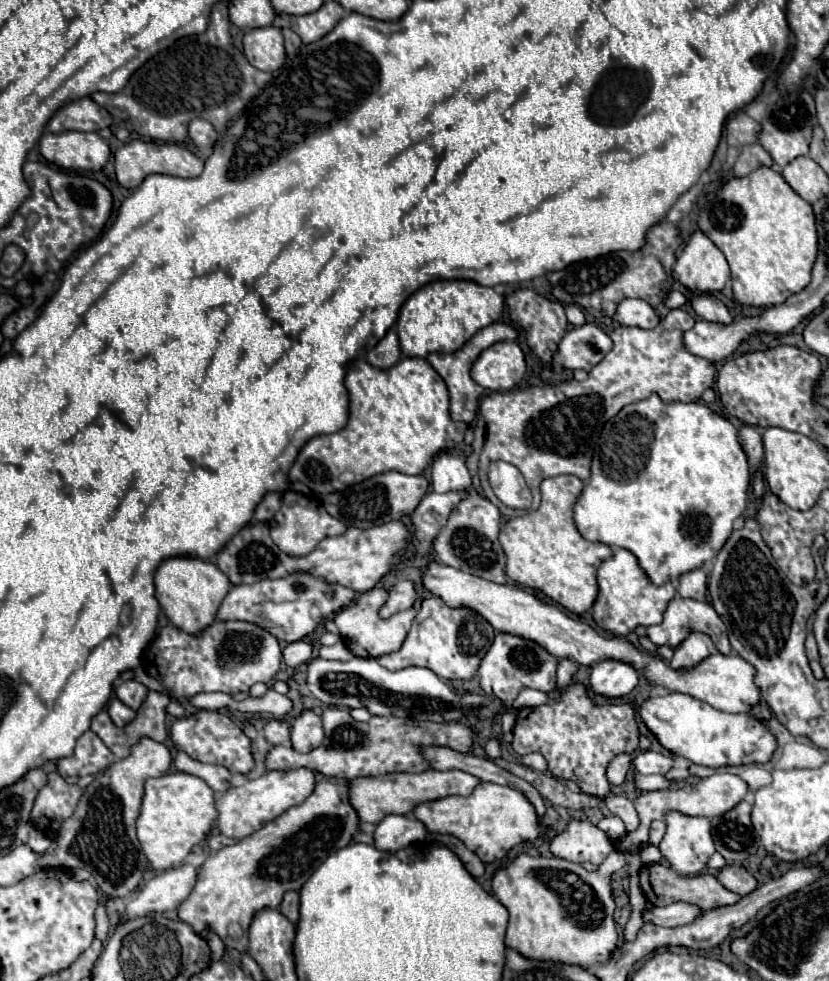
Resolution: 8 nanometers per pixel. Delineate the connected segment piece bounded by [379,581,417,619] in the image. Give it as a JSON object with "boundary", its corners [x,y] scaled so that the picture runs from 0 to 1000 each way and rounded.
{"boundary":[[[484,592],[479,594],[472,602],[469,602],[469,611],[462,615],[462,619],[457,621],[457,629],[460,631],[469,631],[472,627],[489,623],[493,619],[498,619],[501,615],[501,600],[496,592]]]}

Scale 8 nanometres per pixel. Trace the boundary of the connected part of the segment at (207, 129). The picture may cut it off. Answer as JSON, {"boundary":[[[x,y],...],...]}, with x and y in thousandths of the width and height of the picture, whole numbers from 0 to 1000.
{"boundary":[[[235,121],[228,125],[228,140],[238,150],[257,150],[262,144],[262,134],[252,123]]]}

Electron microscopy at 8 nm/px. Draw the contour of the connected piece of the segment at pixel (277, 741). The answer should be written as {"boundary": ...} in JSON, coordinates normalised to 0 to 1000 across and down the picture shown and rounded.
{"boundary":[[[327,733],[322,739],[320,739],[320,753],[327,757],[327,759],[349,759],[349,739],[344,735],[337,735],[337,733]]]}

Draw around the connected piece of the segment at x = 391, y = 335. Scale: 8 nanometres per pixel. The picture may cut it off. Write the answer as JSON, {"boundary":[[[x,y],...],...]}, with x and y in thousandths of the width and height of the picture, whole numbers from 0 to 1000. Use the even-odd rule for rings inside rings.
{"boundary":[[[469,335],[467,341],[443,360],[443,370],[457,376],[469,376],[484,366],[484,356],[481,356],[481,346],[476,335]]]}

